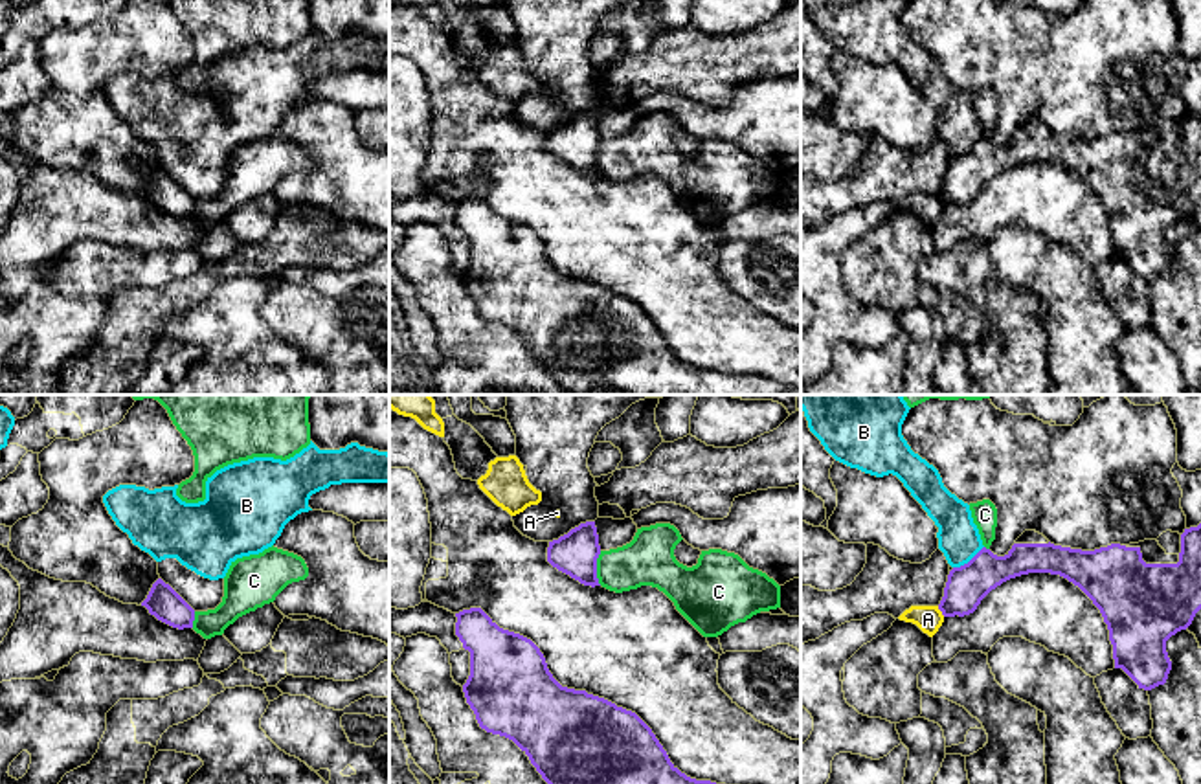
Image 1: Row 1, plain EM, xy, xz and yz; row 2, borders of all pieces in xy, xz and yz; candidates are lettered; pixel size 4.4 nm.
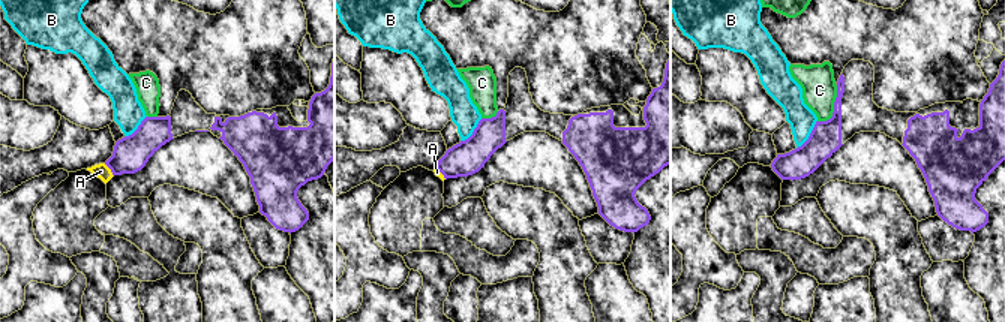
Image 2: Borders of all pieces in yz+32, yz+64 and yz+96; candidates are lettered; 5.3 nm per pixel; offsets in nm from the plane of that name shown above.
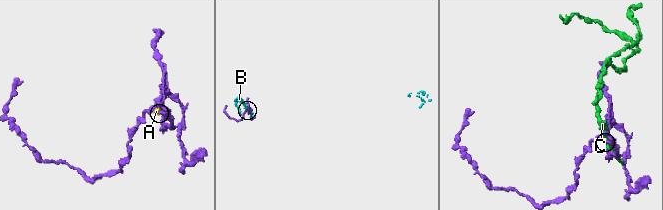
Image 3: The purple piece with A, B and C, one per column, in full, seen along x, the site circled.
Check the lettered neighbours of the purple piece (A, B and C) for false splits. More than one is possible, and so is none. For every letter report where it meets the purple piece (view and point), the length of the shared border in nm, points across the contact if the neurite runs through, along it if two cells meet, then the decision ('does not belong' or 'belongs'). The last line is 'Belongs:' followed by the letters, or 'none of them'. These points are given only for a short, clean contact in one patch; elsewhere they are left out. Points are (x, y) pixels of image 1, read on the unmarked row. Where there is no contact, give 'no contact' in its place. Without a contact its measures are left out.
A: meets purple in yz at (941, 199); contact 60 nm long; border along yz (937, 195), (944, 204); does not belong
B: meets purple in yz at (970, 149); contact 170 nm long; border along yz (983, 134), (966, 151), (954, 156); does not belong
C: meets purple in xz at (595, 156); contact 150 nm long; does not belong
Belongs: none of them

